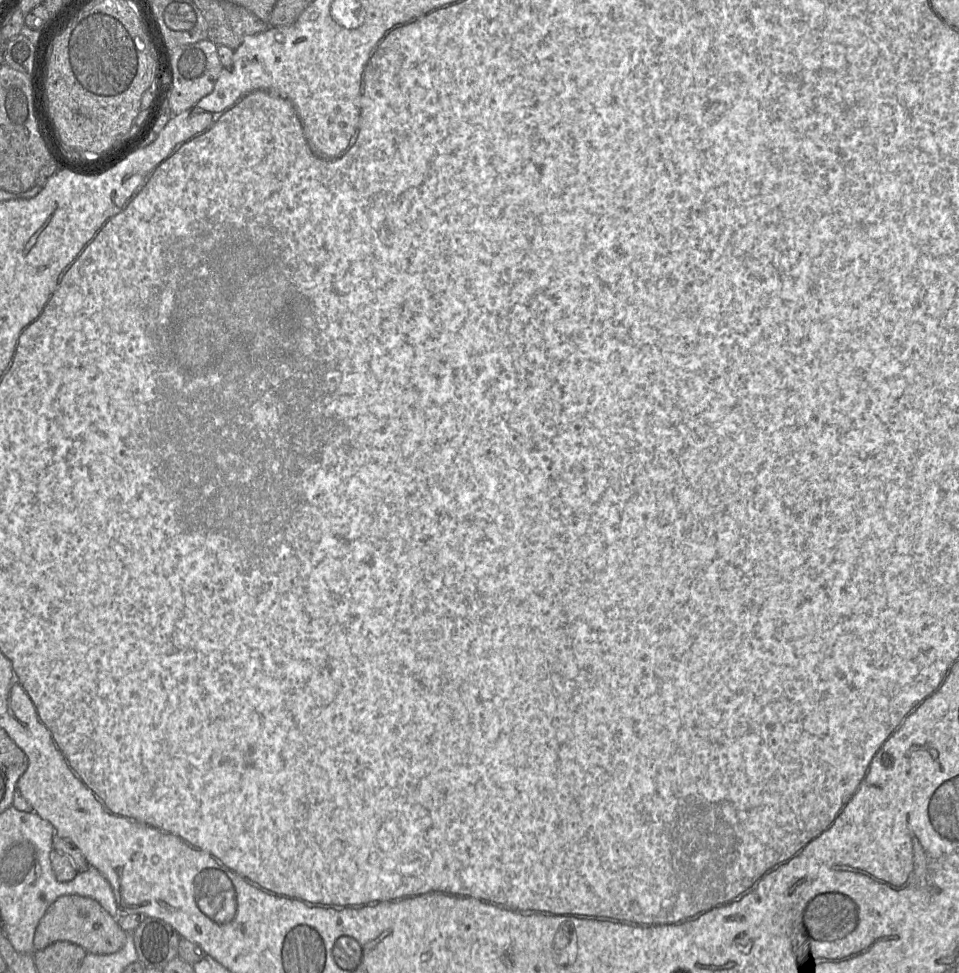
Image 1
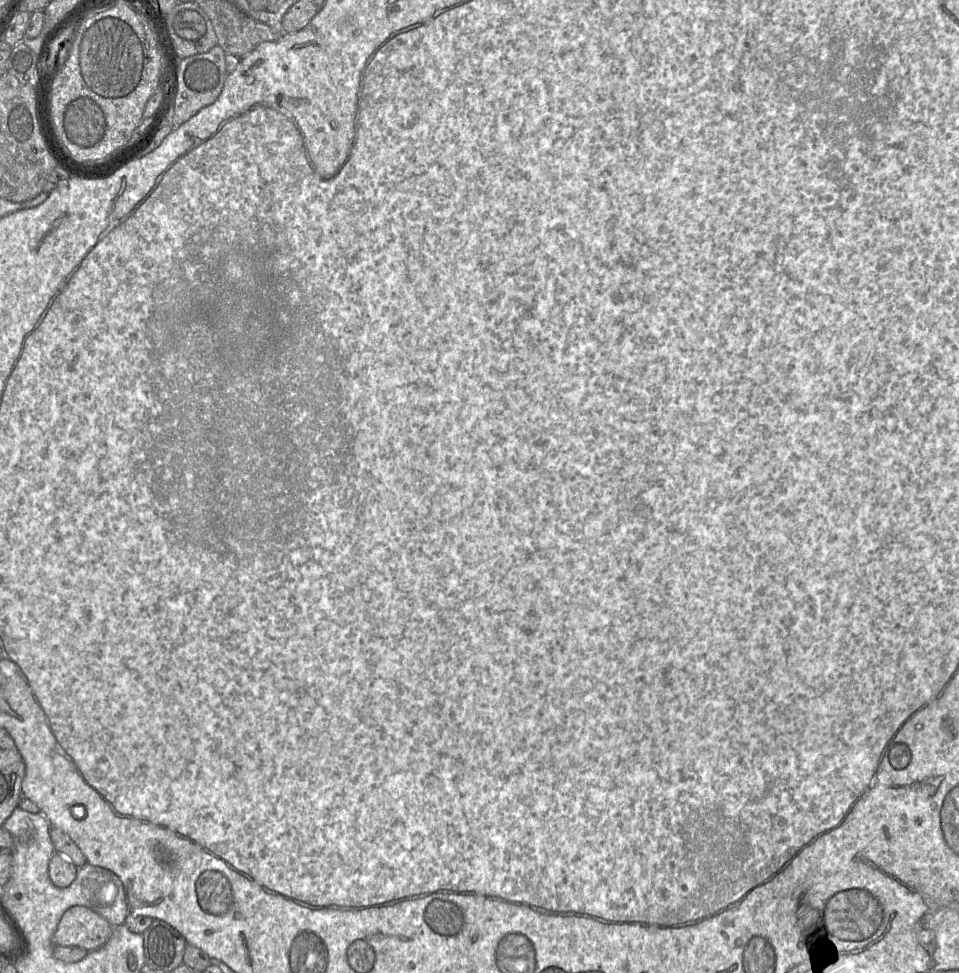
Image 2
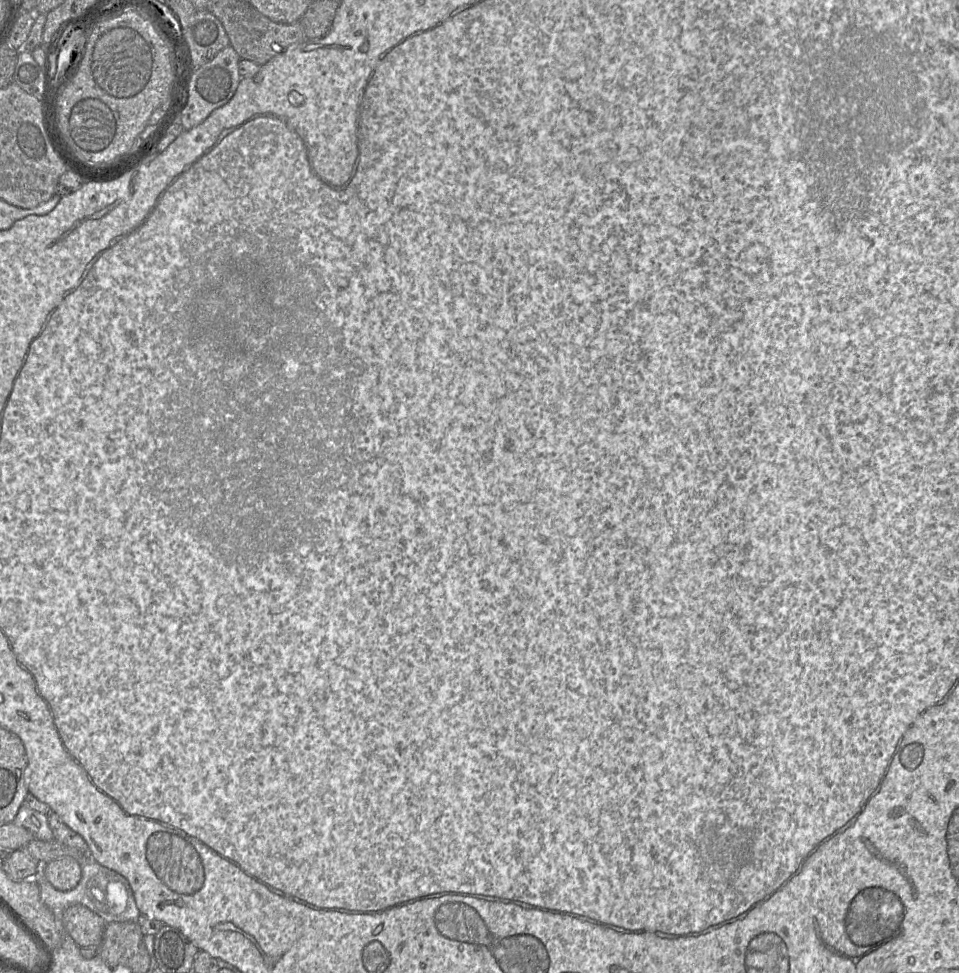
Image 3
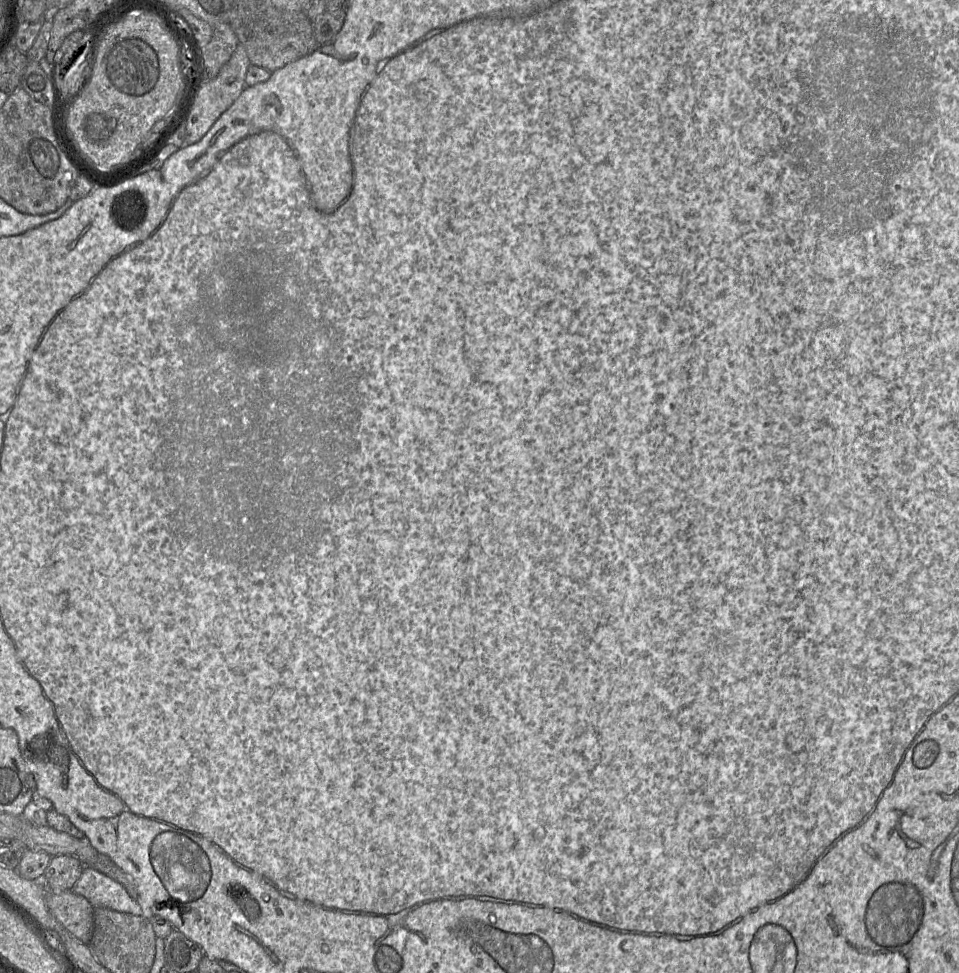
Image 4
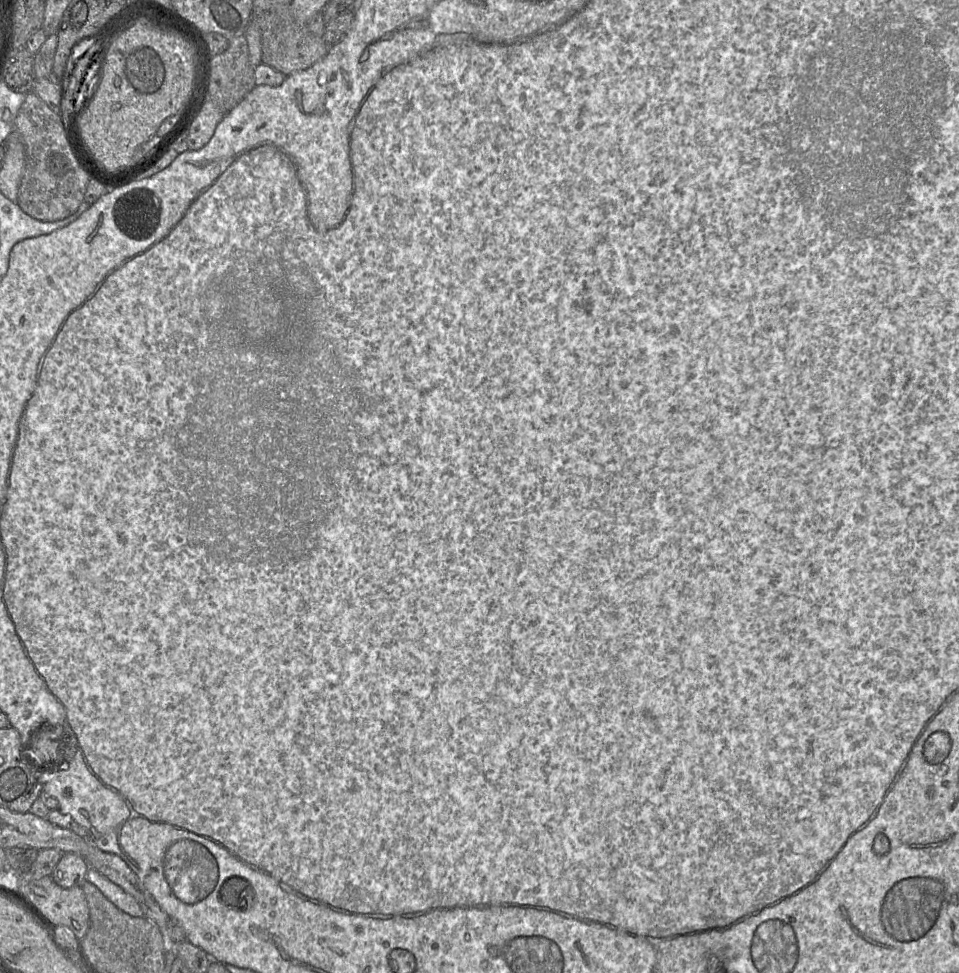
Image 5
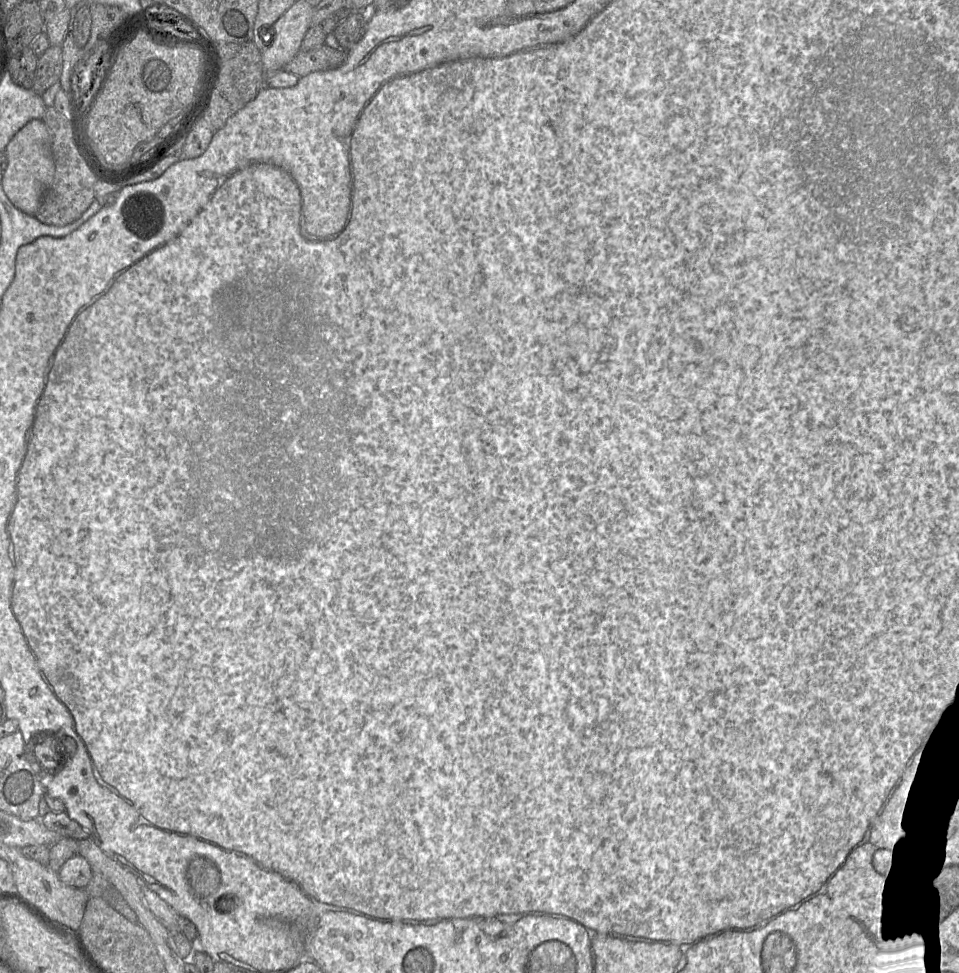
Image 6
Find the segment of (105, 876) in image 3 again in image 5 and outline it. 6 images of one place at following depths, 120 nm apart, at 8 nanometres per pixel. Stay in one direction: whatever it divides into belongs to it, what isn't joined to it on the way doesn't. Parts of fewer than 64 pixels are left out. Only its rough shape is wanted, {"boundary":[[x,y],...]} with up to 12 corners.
{"boundary":[[96,870],[86,881],[132,917],[144,917],[139,902]]}

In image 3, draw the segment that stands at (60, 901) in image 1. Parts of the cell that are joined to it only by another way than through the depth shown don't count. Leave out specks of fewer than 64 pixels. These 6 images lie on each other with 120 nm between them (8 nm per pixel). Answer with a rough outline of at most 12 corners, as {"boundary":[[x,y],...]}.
{"boundary":[[82,904],[64,911],[79,948],[98,948],[106,922]]}

